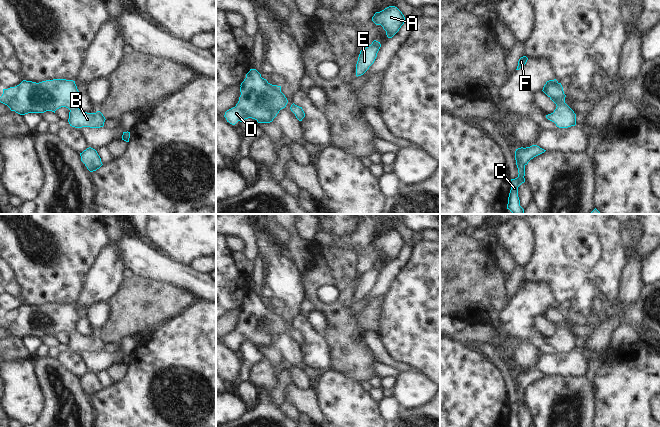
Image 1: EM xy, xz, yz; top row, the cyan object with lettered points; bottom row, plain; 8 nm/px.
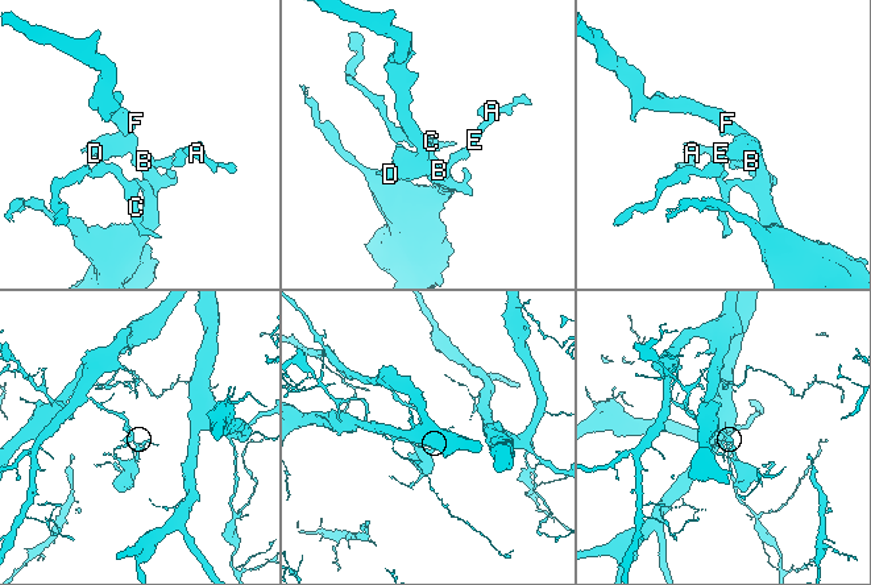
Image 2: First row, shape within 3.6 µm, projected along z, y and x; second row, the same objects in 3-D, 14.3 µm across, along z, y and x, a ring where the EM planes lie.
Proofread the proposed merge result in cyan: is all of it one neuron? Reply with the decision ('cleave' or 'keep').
keep

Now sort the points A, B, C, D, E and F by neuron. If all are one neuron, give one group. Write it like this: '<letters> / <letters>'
A B C D E F

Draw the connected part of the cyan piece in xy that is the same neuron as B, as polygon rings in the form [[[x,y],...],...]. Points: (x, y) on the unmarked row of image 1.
[[[53,303],[39,307],[23,304],[19,309],[3,313],[0,326],[7,329],[11,335],[15,335],[20,339],[28,337],[44,337],[46,335],[55,335],[61,331],[70,334],[68,346],[70,350],[75,352],[90,351],[100,352],[104,350],[105,341],[100,335],[96,337],[87,337],[75,330],[79,315],[73,304]]]

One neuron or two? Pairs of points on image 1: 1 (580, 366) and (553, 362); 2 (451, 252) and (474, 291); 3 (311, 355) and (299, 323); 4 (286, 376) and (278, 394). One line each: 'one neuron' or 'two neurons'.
1: one neuron
2: one neuron
3: one neuron
4: one neuron

